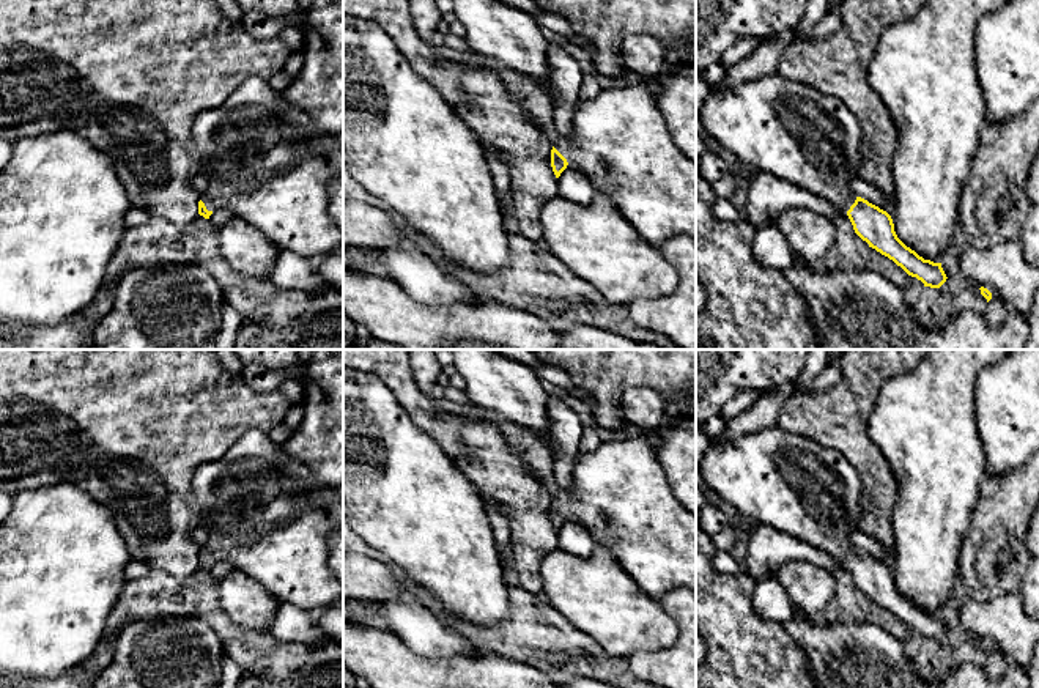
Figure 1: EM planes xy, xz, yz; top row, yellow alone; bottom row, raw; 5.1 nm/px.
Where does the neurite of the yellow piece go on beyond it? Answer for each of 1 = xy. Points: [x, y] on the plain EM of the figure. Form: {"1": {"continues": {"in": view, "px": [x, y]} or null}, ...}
{"1": {"continues": {"in": "xy", "px": [265, 514]}}}

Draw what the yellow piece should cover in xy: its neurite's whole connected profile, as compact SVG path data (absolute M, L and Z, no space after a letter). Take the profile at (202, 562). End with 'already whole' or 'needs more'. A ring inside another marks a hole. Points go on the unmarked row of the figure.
M261 428L247 430L222 458L203 463L192 477L192 493L200 507L208 542L200 546L198 567L205 571L216 562L228 562L260 583L275 600L304 611L324 609L343 598L343 587L329 568L326 537L343 526L343 494L315 480L312 471L291 458Z; needs more

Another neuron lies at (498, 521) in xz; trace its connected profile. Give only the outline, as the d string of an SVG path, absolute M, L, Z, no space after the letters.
M485 504L485 510L493 529L494 542L505 567L512 567L510 529L507 518L493 505Z

